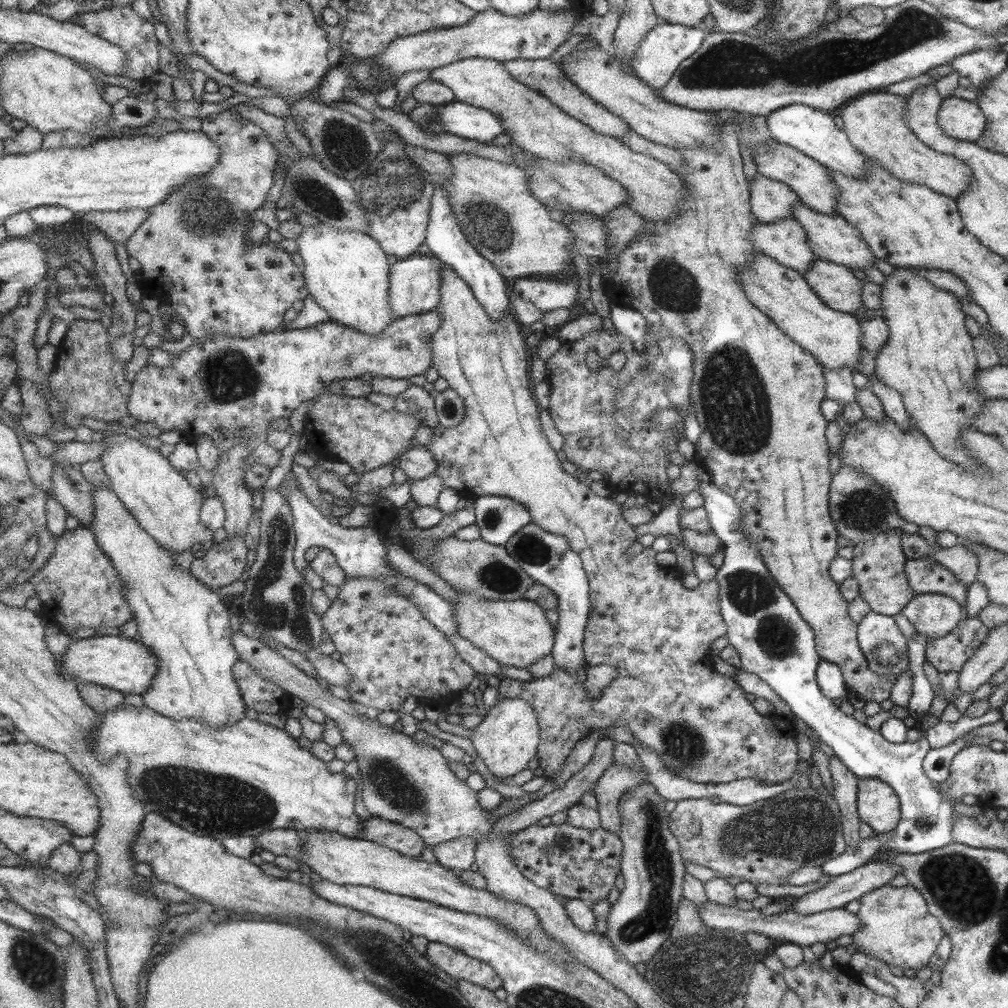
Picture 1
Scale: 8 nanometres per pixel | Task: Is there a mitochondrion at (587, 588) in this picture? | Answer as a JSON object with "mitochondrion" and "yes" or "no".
{"mitochondrion":"no"}

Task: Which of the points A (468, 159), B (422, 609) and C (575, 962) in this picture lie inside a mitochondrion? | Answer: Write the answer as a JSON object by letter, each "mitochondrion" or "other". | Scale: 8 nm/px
{"A":"other","B":"other","C":"other"}

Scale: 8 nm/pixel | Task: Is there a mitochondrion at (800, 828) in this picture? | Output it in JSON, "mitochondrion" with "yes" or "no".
{"mitochondrion":"yes"}

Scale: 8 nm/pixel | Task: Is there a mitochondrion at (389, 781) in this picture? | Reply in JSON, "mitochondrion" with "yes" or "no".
{"mitochondrion":"yes"}

